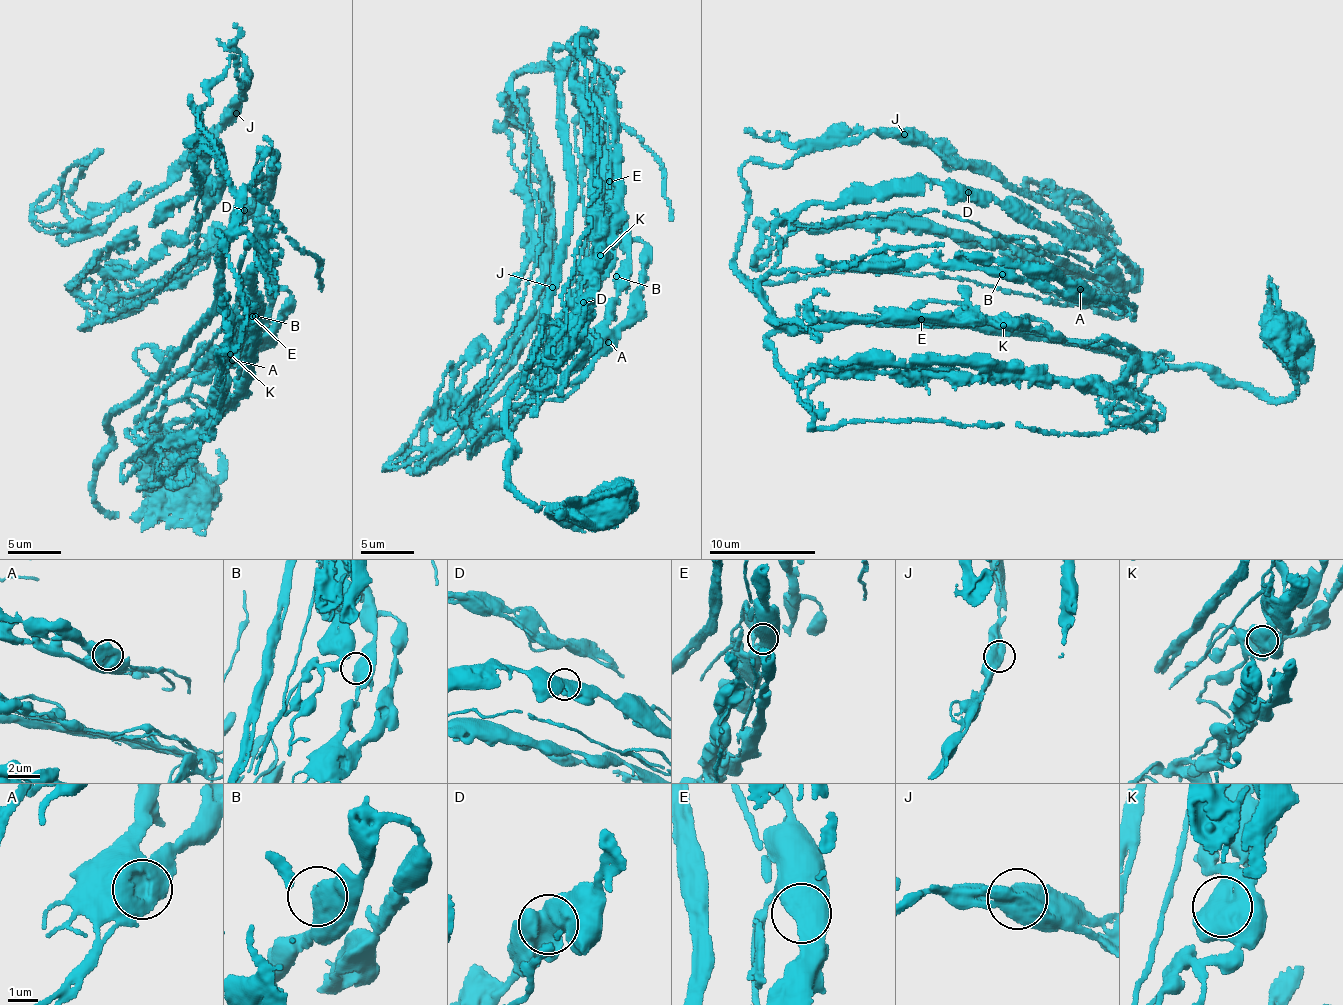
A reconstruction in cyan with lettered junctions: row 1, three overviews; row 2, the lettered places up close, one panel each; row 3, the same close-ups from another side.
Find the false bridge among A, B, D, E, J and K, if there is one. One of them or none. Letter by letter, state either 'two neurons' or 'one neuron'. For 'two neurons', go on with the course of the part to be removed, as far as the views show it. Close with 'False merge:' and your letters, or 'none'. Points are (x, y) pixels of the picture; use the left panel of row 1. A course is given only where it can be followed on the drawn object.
A: one neuron
B: one neuron
D: one neuron
E: one neuron
J: one neuron
K: one neuron
False merge: none

